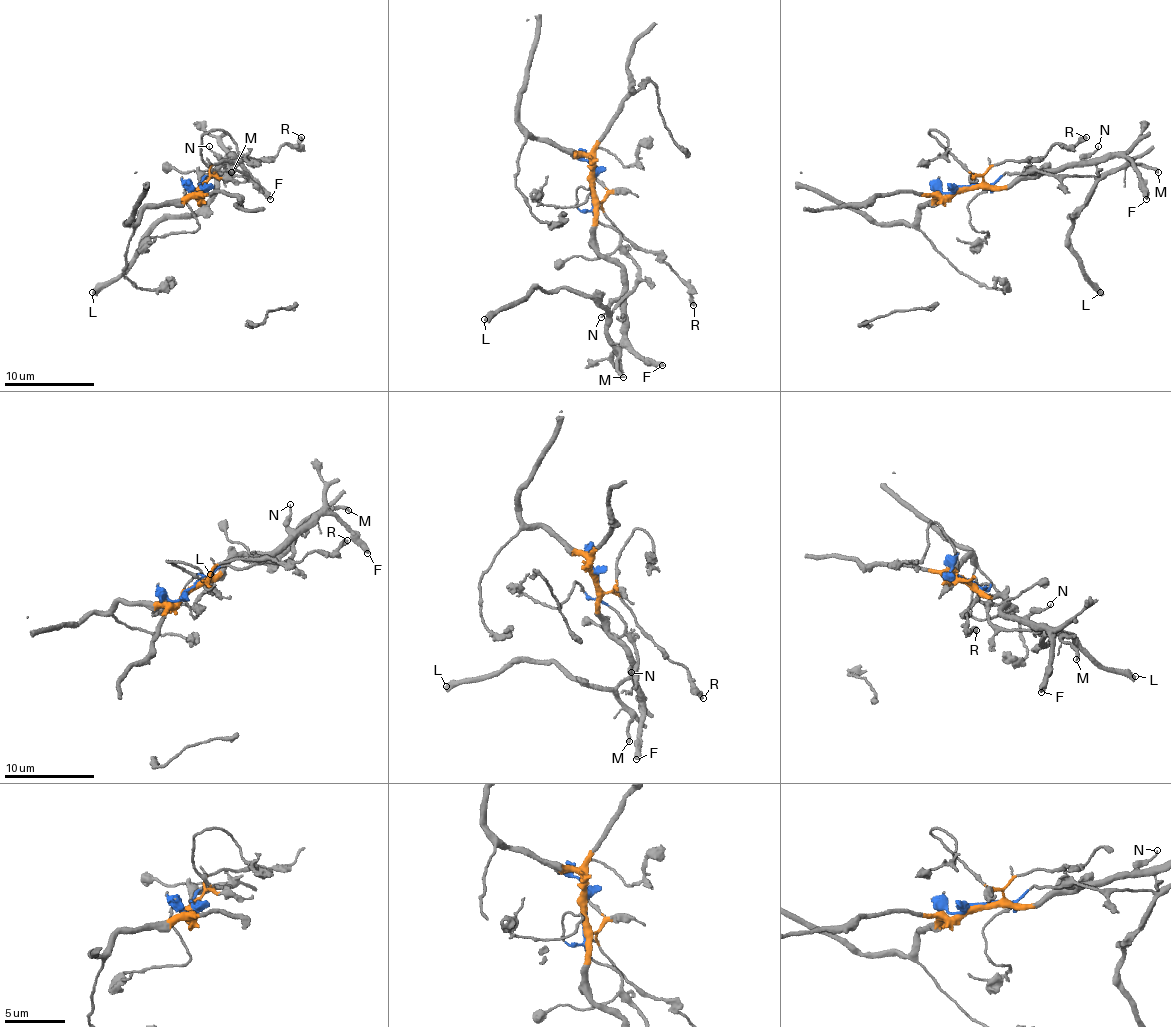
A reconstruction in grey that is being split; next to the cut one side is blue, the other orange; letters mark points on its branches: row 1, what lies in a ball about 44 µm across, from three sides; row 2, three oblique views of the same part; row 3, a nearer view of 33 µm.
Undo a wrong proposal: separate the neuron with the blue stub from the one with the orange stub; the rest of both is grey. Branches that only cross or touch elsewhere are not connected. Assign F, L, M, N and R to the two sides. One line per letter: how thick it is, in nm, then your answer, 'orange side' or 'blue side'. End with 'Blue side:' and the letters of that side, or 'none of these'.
F: 440 nm | orange side
L: 500 nm | blue side
M: 280 nm | blue side
N: 120 nm | orange side
R: 340 nm | orange side
Blue side: L, M

